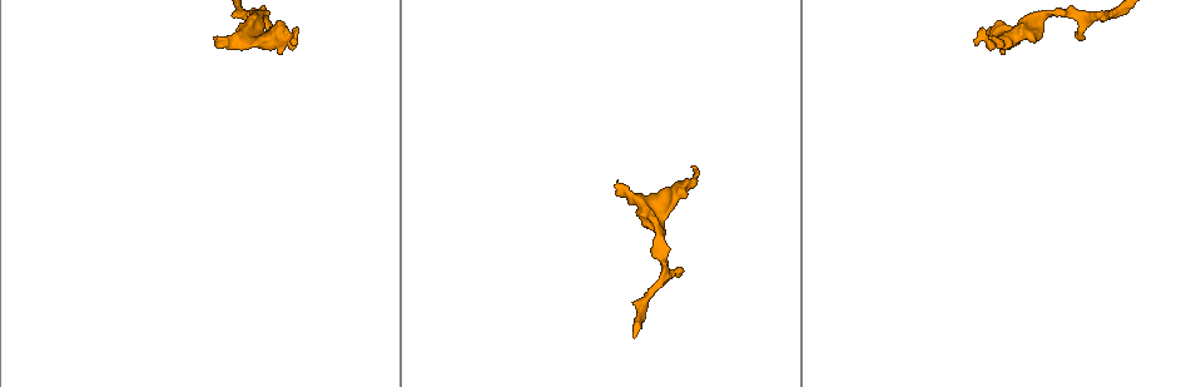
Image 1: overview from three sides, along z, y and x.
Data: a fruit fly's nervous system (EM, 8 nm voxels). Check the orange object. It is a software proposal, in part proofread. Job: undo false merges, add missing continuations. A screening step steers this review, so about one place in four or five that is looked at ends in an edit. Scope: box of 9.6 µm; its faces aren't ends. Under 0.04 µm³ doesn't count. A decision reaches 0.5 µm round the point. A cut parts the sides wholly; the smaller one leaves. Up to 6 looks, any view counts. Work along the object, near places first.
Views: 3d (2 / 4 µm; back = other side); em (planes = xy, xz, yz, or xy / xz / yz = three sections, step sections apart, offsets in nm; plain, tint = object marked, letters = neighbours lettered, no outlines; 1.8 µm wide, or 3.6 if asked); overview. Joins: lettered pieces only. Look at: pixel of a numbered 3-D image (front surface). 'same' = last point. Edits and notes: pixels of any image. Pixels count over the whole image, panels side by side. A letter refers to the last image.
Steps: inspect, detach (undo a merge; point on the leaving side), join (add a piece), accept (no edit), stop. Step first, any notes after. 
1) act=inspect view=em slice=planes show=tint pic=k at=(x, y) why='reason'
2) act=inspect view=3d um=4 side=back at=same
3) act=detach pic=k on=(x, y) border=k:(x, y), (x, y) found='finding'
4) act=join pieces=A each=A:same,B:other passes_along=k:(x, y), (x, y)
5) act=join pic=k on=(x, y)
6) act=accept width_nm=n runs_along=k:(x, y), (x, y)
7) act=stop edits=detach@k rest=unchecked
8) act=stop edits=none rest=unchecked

act=inspect view=3d um=4 pic=1 at=(1080, 38) why='branch stops here'

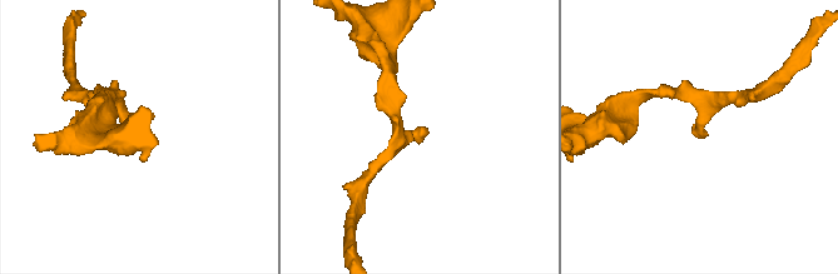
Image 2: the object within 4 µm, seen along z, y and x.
act=inspect view=em um=3.6 slice=planes show=letters pic=2 at=(703, 138)

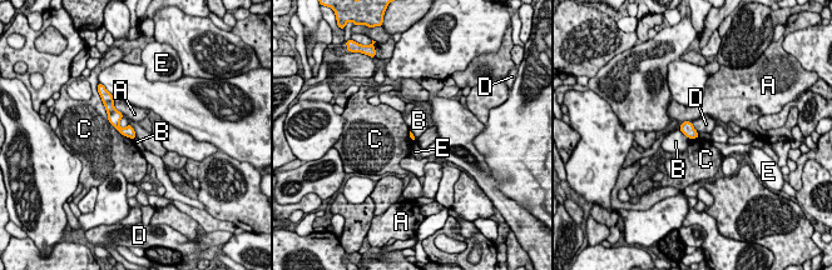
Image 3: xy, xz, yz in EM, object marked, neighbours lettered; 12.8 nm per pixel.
act=accept each=A:other,B:other,C:other,D:other,E:other border=3:(103, 105), (107, 119), (133, 140) found='no lettered piece goes on from it'

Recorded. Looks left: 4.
act=inspect view=em slice=yz step=4 show=tint pic=1 at=(216, 38) why='an open end'

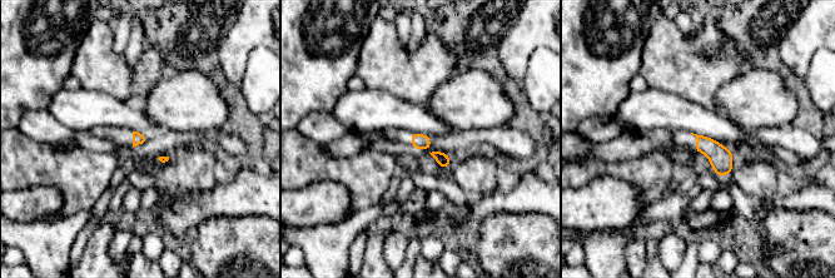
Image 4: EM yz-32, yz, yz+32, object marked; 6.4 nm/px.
act=inspect view=em slice=planes show=letters at=same why='another direction'

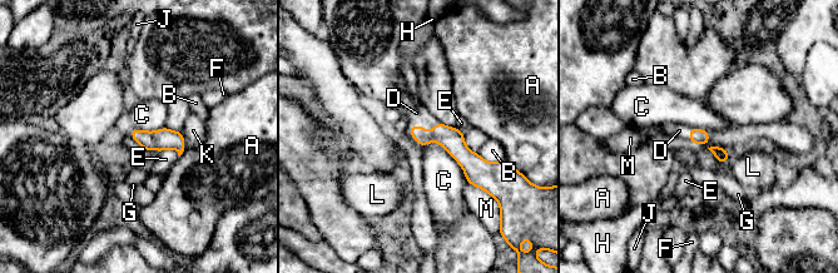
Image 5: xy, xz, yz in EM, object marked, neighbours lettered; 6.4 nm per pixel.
act=join pieces=D longest_contact=C:360nm each=A:other,B:other,C:other,D:same,E:other,F:other,G:other,H:other,J:other,K:other,L:other,M:other found='the neuron continues'

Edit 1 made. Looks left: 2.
act=inspect view=em slice=xz step=16 show=letters pic=1 at=(291, 44) why='branch stops here'

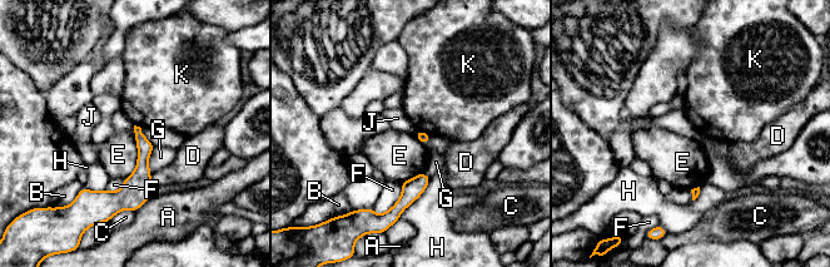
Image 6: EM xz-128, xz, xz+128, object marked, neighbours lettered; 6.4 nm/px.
act=accept longest_contact=H:340nm each=A:other,B:other,C:other,D:other,E:other,F:other,G:other,H:other,J:other,K:other found='none of them fits'

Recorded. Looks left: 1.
act=stop edits=join@5 rest=unchecked

